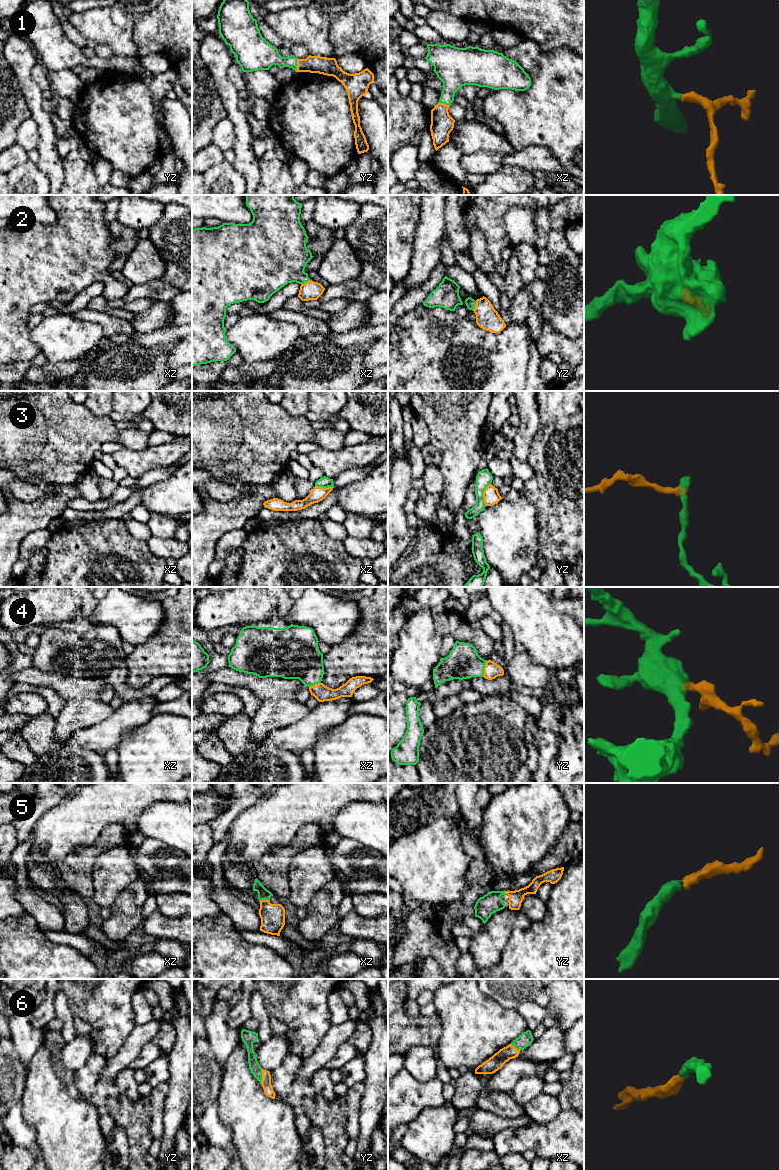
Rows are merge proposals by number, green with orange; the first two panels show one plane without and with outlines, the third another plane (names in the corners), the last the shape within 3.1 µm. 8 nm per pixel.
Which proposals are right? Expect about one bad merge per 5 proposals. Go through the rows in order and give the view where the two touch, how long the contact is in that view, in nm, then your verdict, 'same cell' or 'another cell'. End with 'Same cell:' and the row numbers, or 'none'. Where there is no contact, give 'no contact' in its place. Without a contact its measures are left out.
1: yz | 100 nm | same cell
2: yz | 90 nm | same cell
3: yz | 190 nm | same cell
4: yz | 130 nm | same cell
5: xz | 60 nm | same cell
6: yz | 110 nm | same cell
Same cell: 1, 2, 3, 4, 5, 6

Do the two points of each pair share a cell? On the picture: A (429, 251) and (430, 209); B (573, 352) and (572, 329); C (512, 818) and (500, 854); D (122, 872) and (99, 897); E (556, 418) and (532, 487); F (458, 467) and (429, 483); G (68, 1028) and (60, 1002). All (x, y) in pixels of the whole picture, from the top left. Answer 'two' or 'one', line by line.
A: one
B: two
C: one
D: one
E: one
F: two
G: one

